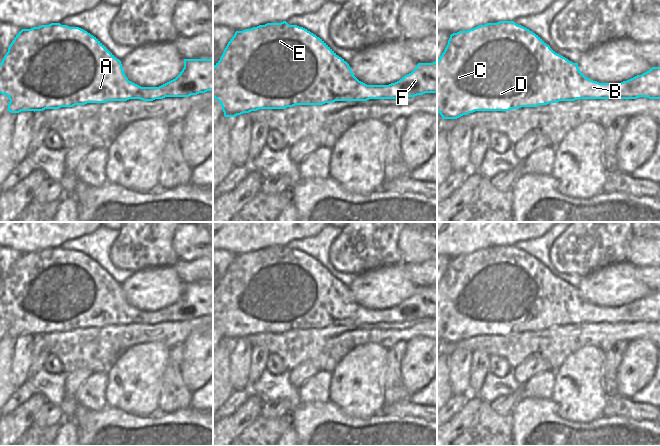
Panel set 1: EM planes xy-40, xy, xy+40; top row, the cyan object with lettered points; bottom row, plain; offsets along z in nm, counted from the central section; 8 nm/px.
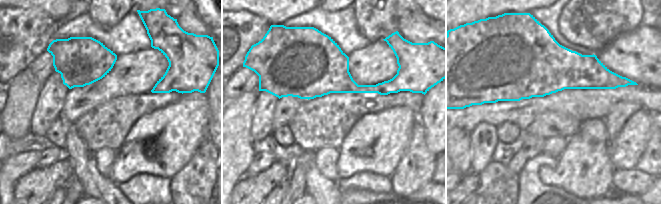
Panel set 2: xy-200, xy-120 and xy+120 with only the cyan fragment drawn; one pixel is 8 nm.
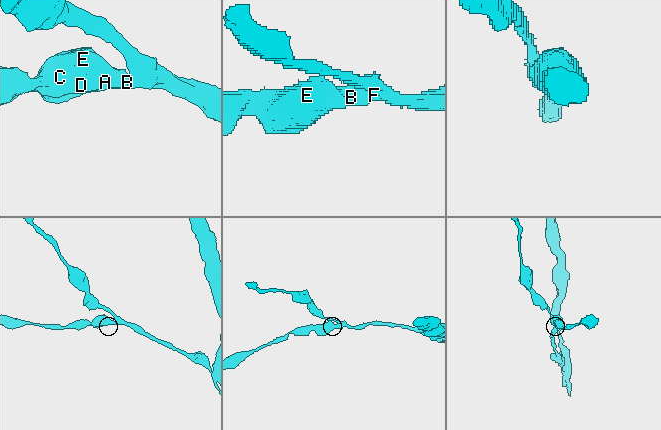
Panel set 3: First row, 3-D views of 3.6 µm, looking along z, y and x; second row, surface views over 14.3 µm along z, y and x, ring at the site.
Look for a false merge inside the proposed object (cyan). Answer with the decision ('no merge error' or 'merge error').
no merge error

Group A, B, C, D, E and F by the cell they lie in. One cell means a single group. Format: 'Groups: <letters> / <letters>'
Groups: A B C D E F.

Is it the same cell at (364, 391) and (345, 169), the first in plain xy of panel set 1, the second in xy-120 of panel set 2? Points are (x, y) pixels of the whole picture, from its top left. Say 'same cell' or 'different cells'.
same cell

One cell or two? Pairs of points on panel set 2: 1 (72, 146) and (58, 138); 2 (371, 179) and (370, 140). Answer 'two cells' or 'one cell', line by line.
1: two cells
2: two cells

